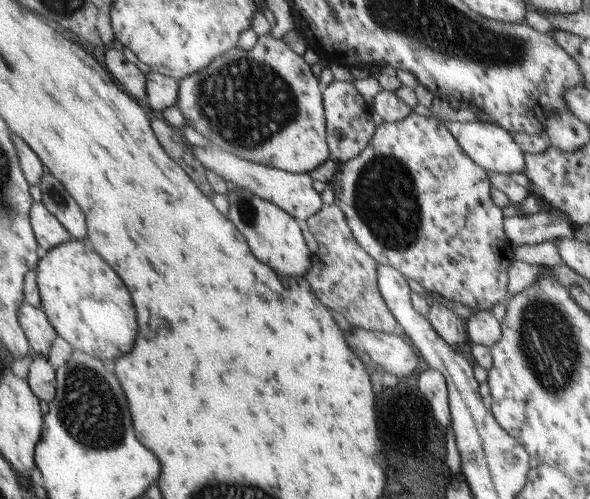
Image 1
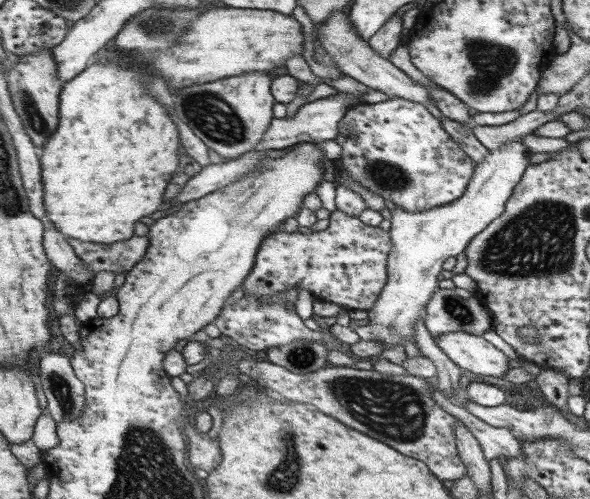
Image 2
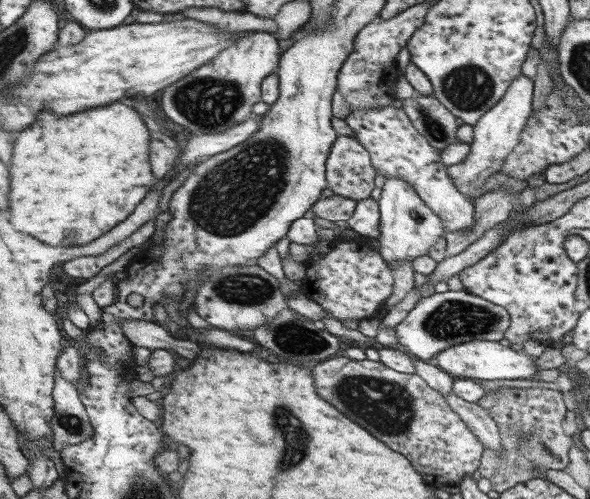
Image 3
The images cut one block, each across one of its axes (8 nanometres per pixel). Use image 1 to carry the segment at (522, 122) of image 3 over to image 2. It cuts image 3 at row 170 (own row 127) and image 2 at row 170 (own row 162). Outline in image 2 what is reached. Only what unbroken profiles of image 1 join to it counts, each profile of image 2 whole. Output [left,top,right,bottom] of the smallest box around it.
[353,138,529,349]

